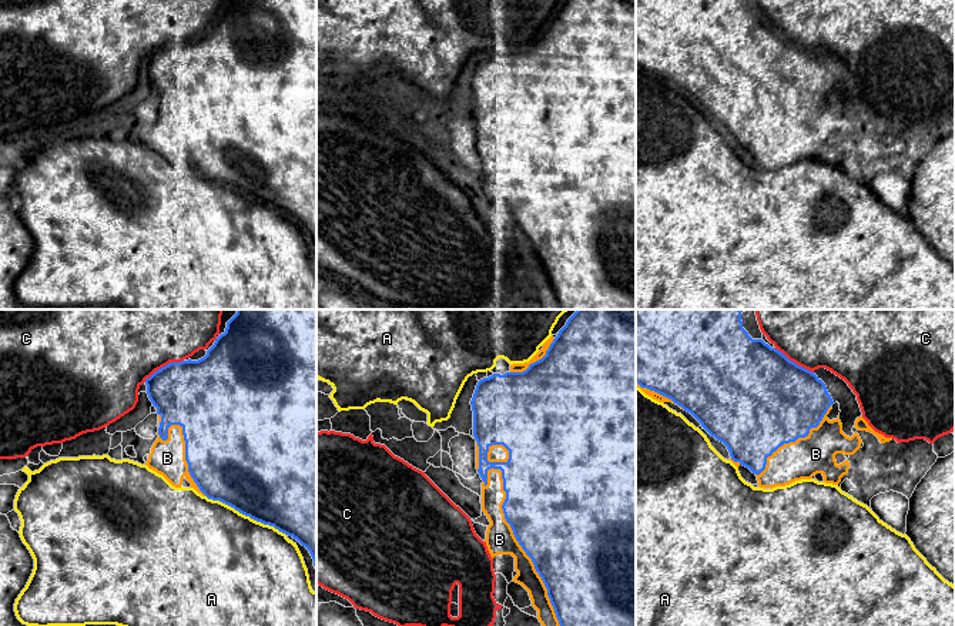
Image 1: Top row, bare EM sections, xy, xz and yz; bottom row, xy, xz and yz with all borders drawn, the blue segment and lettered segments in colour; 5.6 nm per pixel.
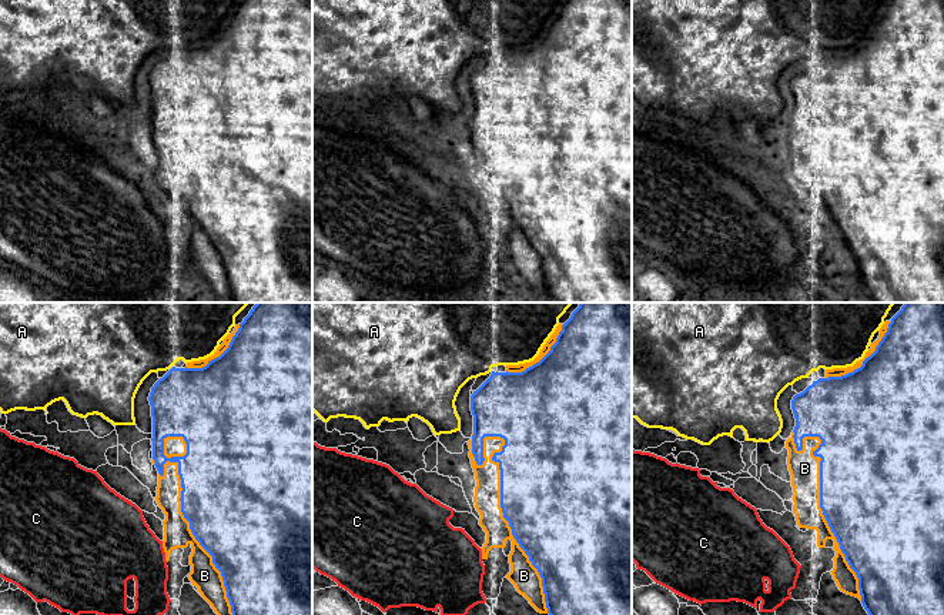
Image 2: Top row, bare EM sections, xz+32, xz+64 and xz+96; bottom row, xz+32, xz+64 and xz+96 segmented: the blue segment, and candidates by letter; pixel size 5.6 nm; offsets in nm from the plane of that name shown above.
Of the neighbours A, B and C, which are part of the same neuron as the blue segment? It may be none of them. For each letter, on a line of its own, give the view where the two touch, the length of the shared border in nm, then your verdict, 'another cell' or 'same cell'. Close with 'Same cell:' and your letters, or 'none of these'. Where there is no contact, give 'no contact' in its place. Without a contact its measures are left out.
A: xy | 500 nm | another cell
B: xz | 1000 nm | same cell
C: xy | 260 nm | another cell
Same cell: B

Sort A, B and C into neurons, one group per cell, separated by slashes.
A / B / C

